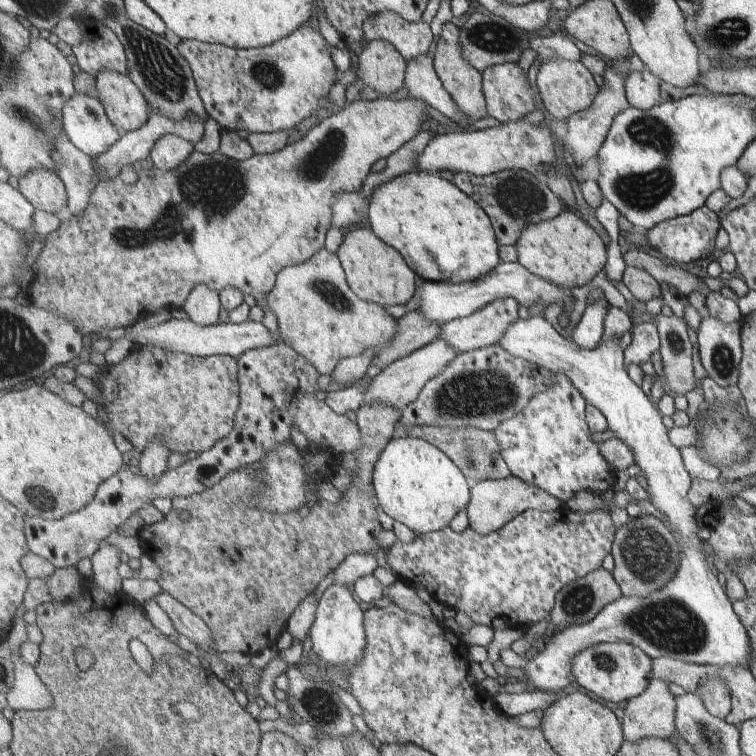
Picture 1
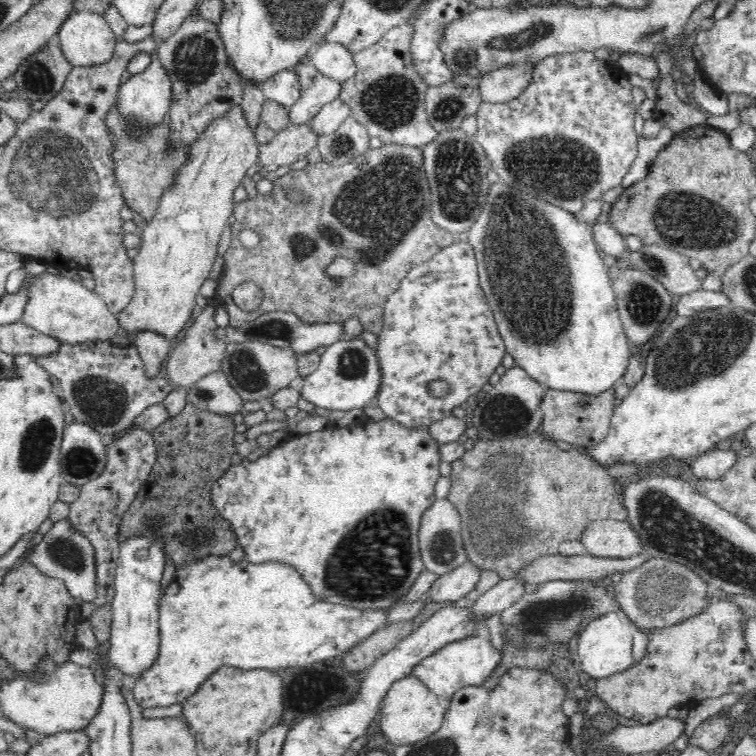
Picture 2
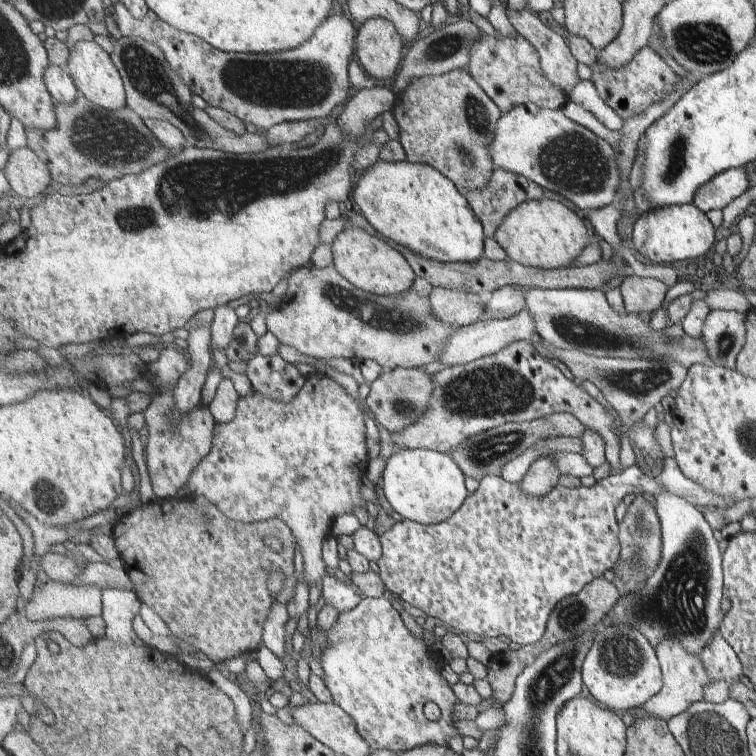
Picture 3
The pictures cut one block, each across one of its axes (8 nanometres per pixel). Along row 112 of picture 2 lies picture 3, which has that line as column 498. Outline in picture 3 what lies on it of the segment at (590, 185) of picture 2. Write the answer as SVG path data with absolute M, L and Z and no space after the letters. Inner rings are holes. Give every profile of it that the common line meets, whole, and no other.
M667 458L665 466L655 474L650 474L641 467L640 463L637 463L625 469L621 474L611 472L608 477L597 481L594 486L589 488L587 486L581 486L581 488L565 488L565 486L558 485L555 490L549 492L547 496L541 496L541 498L527 496L523 492L523 488L519 486L519 483L511 483L500 476L489 475L483 478L478 489L467 498L467 501L461 506L461 509L457 510L457 513L450 520L435 525L425 525L410 519L404 519L402 522L397 522L393 528L389 528L387 532L383 532L380 535L382 556L377 562L380 569L380 576L383 578L383 582L385 582L385 586L388 587L389 594L396 594L402 597L403 601L406 601L409 605L420 609L428 616L451 625L451 627L454 627L465 635L473 633L480 637L499 637L520 645L533 644L534 642L539 642L545 636L545 628L547 628L547 624L550 622L551 614L554 613L555 608L559 605L559 602L563 601L563 598L567 598L567 596L572 596L573 594L579 594L589 582L595 581L595 578L603 577L603 574L607 570L614 569L620 561L622 542L619 538L620 523L617 522L615 510L617 510L617 506L621 504L623 498L627 494L644 492L647 495L654 496L655 494L667 491L671 491L672 494L677 494L677 496L685 498L695 506L711 506L726 510L736 503L735 500L731 500L727 496L713 494L713 492L705 490L699 482L688 478L687 474L683 473L683 470L681 470L679 464L673 458Z

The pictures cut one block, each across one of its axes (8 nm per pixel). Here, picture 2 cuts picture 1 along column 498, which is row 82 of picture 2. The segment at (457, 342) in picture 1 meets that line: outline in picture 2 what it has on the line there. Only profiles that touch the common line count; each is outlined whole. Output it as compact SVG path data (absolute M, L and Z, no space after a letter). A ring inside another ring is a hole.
M312 64L294 68L302 85L302 92L294 106L289 108L292 125L310 124L324 105L338 99L341 82L321 74Z

